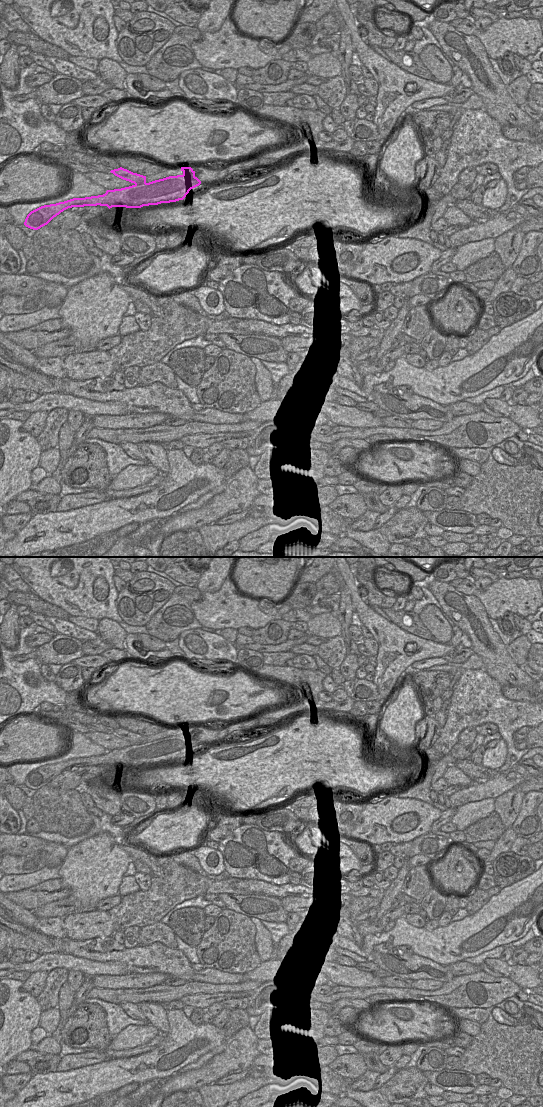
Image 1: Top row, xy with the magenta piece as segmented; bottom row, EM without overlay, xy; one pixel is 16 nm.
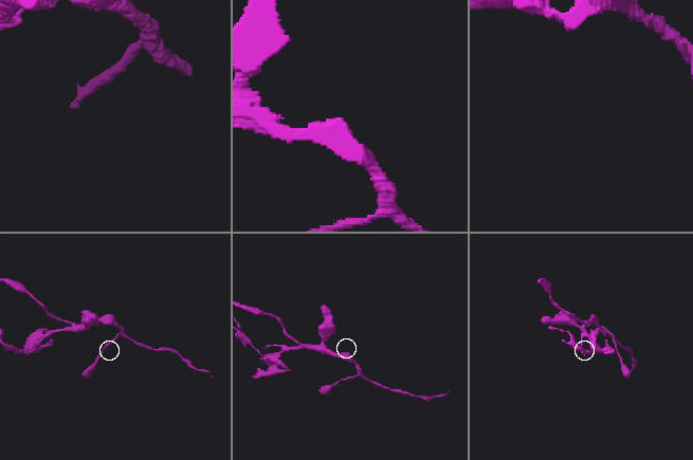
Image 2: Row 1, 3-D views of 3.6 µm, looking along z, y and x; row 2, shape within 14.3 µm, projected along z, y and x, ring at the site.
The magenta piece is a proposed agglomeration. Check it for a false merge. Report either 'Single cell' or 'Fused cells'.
Fused cells

